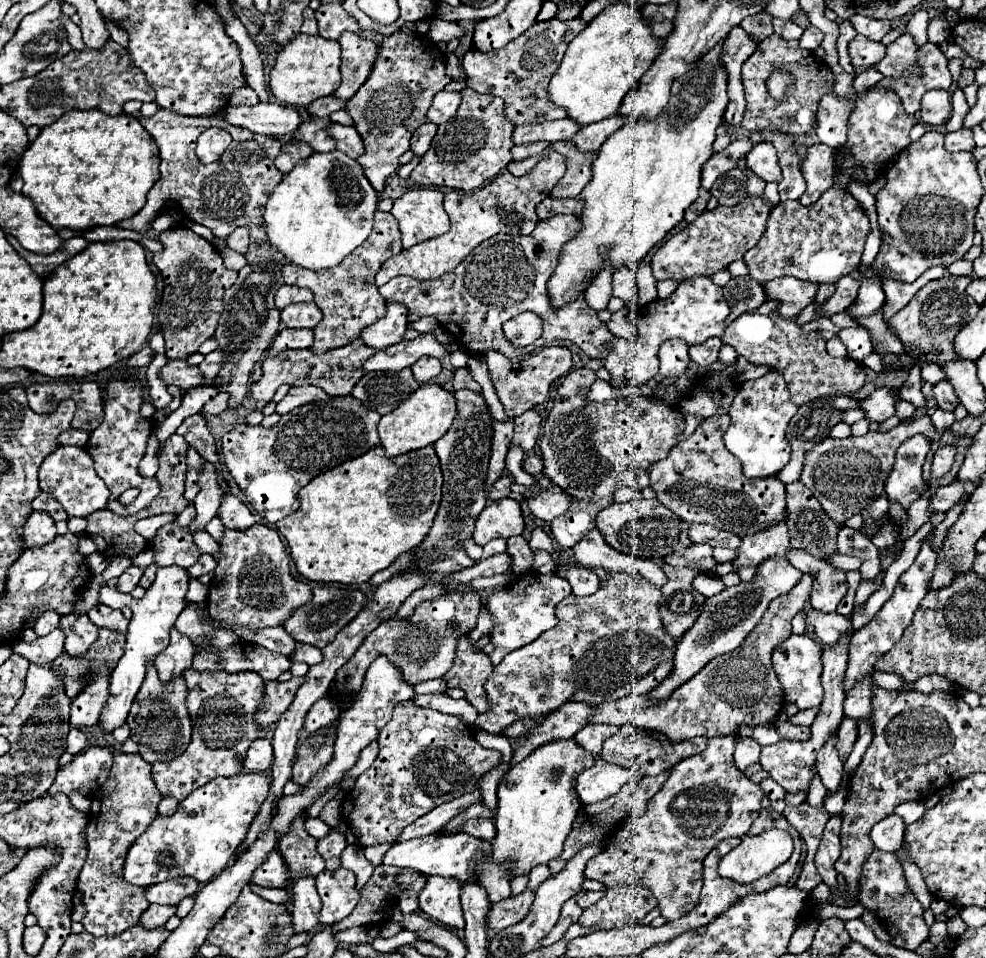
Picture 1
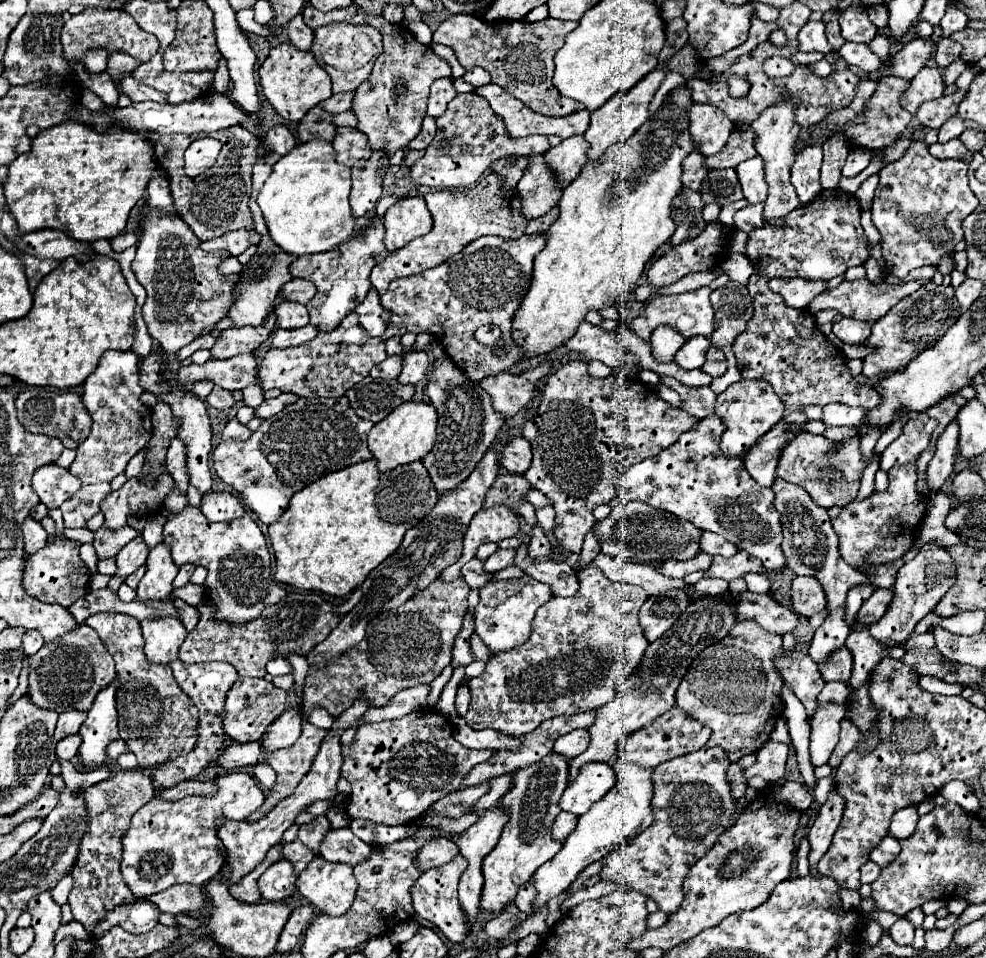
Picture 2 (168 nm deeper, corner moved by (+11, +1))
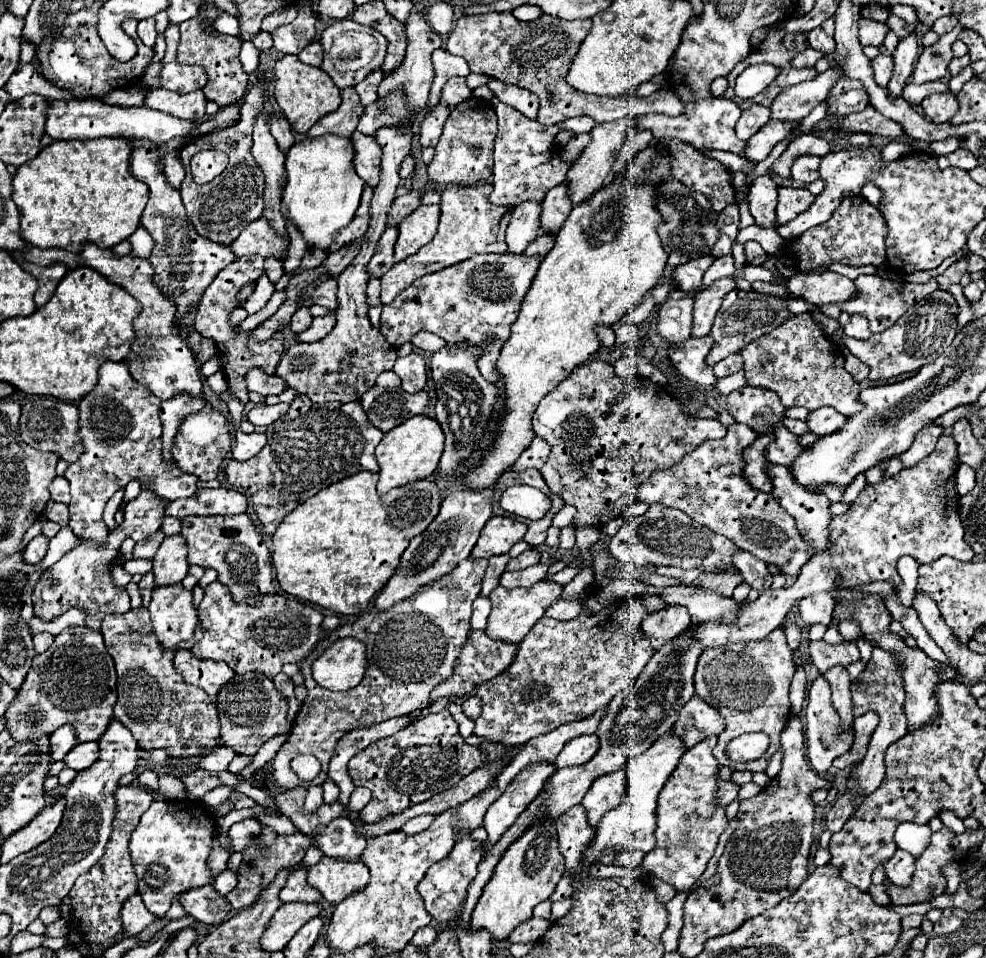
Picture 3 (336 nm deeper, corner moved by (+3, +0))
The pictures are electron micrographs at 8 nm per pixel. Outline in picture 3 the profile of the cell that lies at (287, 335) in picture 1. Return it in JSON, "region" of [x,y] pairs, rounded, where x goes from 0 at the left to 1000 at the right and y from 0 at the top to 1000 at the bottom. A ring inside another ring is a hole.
{"region":[[[332,328],[332,330],[326,330],[326,332],[317,332],[317,338],[313,344],[301,349],[301,357],[322,357],[326,353],[330,353],[340,340],[340,330],[338,328]]]}

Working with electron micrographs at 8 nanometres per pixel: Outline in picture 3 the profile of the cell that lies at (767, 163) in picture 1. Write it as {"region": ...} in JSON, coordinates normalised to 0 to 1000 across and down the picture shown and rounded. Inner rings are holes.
{"region":[[[780,182],[766,186],[760,194],[760,221],[770,236],[786,238],[786,215],[788,215],[788,192]]]}

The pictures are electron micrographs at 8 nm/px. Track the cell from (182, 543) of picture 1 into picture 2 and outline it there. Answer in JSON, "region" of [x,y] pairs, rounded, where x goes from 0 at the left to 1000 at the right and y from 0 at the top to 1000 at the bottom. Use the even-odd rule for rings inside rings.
{"region":[[[190,527],[165,552],[165,567],[173,571],[176,588],[184,591],[189,588],[204,590],[210,598],[210,627],[220,634],[220,646],[234,650],[248,650],[283,625],[289,623],[289,617],[275,602],[275,581],[271,575],[271,565],[263,548],[255,538],[246,538],[236,544],[214,546],[204,538],[204,531]]]}

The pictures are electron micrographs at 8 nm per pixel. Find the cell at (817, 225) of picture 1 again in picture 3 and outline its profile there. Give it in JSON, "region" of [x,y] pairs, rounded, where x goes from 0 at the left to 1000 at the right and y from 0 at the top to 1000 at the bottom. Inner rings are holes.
{"region":[[[861,205],[853,209],[839,232],[816,240],[804,251],[794,251],[792,263],[804,267],[808,271],[808,282],[818,286],[839,280],[845,273],[855,273],[861,278],[894,278],[898,273],[898,244],[900,238],[891,219],[873,205]]]}

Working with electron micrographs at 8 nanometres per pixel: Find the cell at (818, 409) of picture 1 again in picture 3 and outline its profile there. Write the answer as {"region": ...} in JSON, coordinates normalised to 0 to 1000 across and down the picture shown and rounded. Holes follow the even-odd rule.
{"region":[[[784,451],[774,453],[774,455],[770,455],[762,466],[758,466],[756,472],[754,472],[754,478],[756,478],[754,495],[756,495],[758,503],[760,503],[764,509],[774,511],[774,514],[782,514],[782,511],[784,511],[784,505],[782,505],[782,501],[780,501],[780,497],[778,497],[778,484],[780,484],[780,480],[778,480],[778,474],[776,474],[778,463],[780,463],[784,457],[786,457]]]}

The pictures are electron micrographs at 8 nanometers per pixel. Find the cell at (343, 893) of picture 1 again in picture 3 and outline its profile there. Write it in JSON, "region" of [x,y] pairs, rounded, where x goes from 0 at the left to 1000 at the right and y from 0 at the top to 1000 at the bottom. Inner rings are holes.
{"region":[[[328,894],[313,906],[311,921],[324,929],[334,944],[344,944],[352,935],[366,931],[372,925],[374,906],[366,898],[350,900]]]}

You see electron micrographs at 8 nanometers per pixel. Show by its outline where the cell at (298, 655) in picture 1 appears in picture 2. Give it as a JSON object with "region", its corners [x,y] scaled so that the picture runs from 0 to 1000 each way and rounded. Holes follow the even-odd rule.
{"region":[[[277,688],[275,692],[271,692],[271,703],[273,705],[291,705],[291,703],[297,703],[297,696],[295,696],[295,692],[291,690],[291,688]]]}

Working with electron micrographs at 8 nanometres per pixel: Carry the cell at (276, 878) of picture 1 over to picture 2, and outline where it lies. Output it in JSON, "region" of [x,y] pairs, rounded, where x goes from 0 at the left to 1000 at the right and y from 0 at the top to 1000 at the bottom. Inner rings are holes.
{"region":[[[285,897],[265,913],[263,918],[265,934],[271,941],[293,938],[299,932],[299,920],[301,911],[297,909],[297,903],[291,897]]]}

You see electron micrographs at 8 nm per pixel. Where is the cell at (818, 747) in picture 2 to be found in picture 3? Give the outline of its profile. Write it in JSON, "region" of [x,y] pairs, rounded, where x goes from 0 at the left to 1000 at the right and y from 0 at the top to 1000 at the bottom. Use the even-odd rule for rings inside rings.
{"region":[[[843,697],[839,704],[835,704],[843,714],[843,735],[847,743],[853,749],[853,762],[863,764],[865,758],[865,735],[863,735],[863,722],[861,722],[861,704],[857,697]]]}

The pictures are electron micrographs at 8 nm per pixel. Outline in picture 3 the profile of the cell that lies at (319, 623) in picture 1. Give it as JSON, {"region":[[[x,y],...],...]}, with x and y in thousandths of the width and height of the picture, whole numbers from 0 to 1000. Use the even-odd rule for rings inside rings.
{"region":[[[216,608],[208,616],[208,624],[202,633],[202,649],[208,656],[206,668],[202,668],[194,683],[202,689],[230,691],[240,704],[261,701],[271,708],[279,708],[285,695],[291,691],[303,693],[330,664],[328,641],[305,626],[289,620],[267,622],[261,630],[238,630],[230,612]]]}

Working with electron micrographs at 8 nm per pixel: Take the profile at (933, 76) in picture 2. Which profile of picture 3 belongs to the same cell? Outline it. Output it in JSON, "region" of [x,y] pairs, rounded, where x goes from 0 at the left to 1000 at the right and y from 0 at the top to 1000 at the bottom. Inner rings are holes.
{"region":[[[948,96],[944,100],[940,100],[934,106],[938,121],[944,121],[942,125],[954,129],[954,127],[962,127],[965,121],[969,121],[971,117],[971,102],[967,96]]]}

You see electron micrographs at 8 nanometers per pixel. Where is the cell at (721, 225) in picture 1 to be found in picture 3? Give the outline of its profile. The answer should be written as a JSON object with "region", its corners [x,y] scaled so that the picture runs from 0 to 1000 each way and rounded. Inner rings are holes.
{"region":[[[717,265],[717,267],[699,271],[697,276],[685,280],[683,282],[683,296],[685,296],[685,301],[687,303],[693,303],[693,305],[707,303],[711,299],[713,286],[719,282],[719,278],[723,273],[725,273],[725,267],[723,265]]]}

